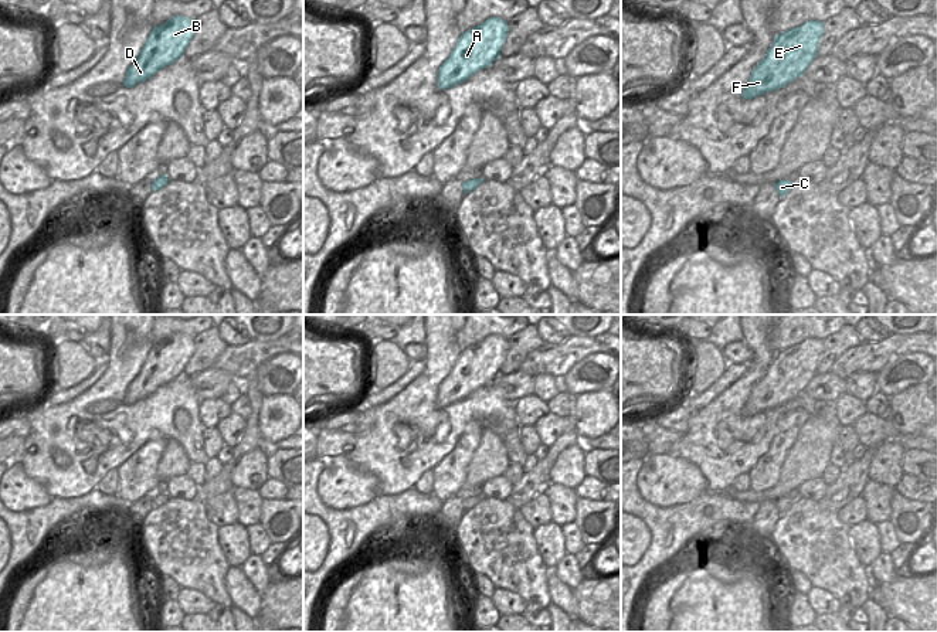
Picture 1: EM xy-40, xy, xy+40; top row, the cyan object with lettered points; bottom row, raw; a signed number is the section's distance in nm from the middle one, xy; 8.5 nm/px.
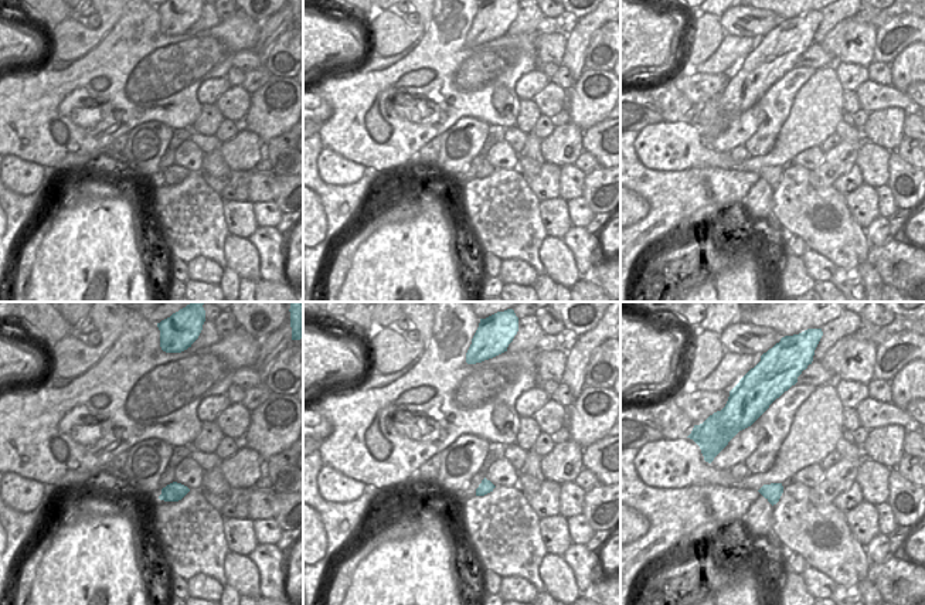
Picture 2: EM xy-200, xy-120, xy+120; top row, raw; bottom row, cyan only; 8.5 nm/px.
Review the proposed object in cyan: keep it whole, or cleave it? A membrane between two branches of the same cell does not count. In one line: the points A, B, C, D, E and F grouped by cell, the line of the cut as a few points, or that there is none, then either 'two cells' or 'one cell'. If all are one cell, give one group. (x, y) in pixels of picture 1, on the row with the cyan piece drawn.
groups A B C D E F; cut none; one cell

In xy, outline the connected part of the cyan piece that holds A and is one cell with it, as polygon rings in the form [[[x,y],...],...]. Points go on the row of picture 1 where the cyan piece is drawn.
[[[498,17],[462,33],[451,55],[438,69],[438,89],[455,86],[490,67],[500,57],[507,34],[507,21]]]

